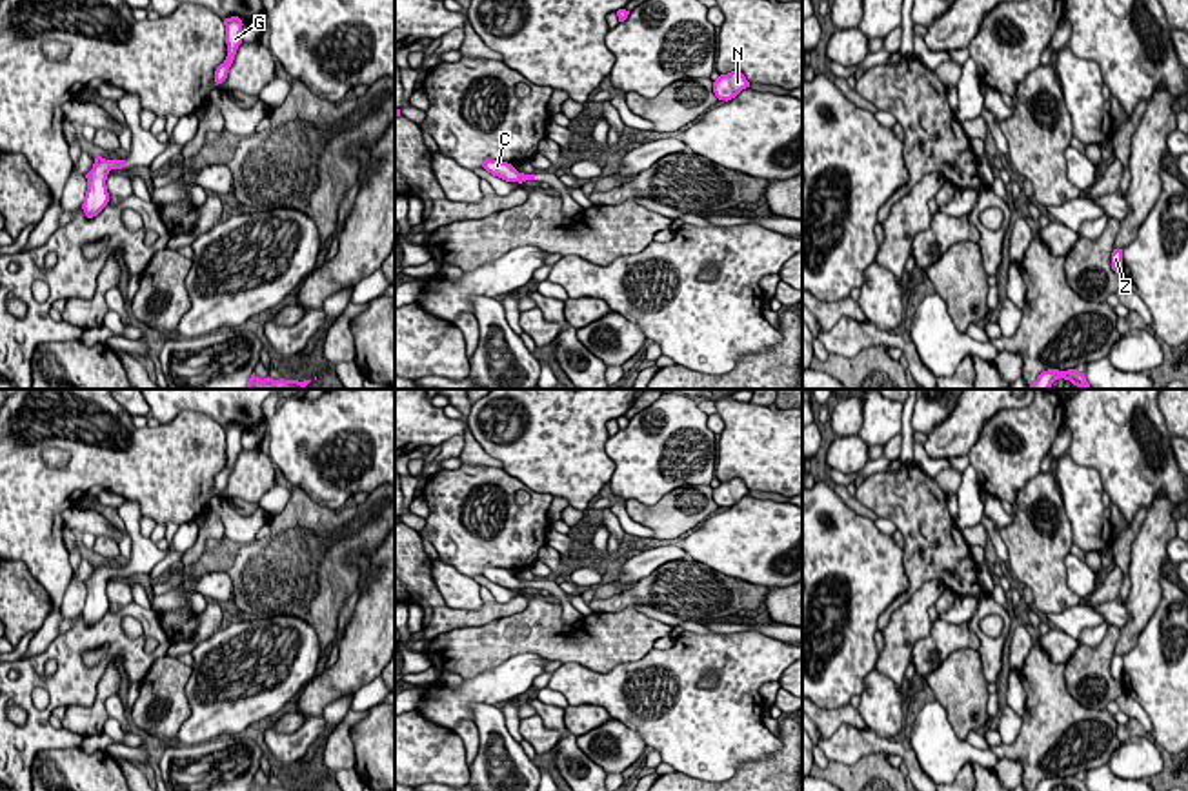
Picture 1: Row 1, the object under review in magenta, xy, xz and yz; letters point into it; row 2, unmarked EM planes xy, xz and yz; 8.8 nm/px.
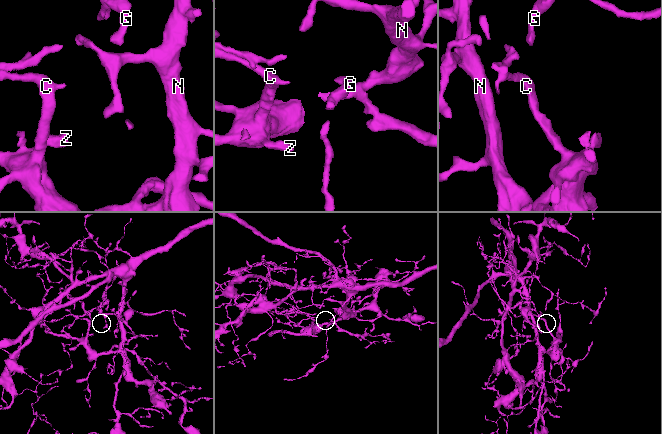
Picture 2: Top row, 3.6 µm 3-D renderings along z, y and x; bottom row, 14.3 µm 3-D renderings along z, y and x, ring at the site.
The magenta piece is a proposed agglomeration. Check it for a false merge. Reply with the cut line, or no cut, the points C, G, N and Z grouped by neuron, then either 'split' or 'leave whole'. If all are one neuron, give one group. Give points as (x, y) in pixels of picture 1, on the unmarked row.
cut none; groups C G N Z; leave whole

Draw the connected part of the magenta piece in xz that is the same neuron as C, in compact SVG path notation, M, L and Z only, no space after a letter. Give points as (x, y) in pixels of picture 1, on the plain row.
M486 567L482 575L491 580L493 584L498 584L506 589L526 589L526 587L535 587L535 582L524 582L518 580L511 571L502 569L502 567Z

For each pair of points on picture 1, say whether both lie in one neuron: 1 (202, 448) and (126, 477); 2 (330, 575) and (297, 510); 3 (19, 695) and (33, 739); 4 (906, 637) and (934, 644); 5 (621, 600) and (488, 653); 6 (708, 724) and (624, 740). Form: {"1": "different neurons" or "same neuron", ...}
{"1": "same neuron", "2": "same neuron", "3": "same neuron", "4": "different neurons", "5": "different neurons", "6": "different neurons"}

